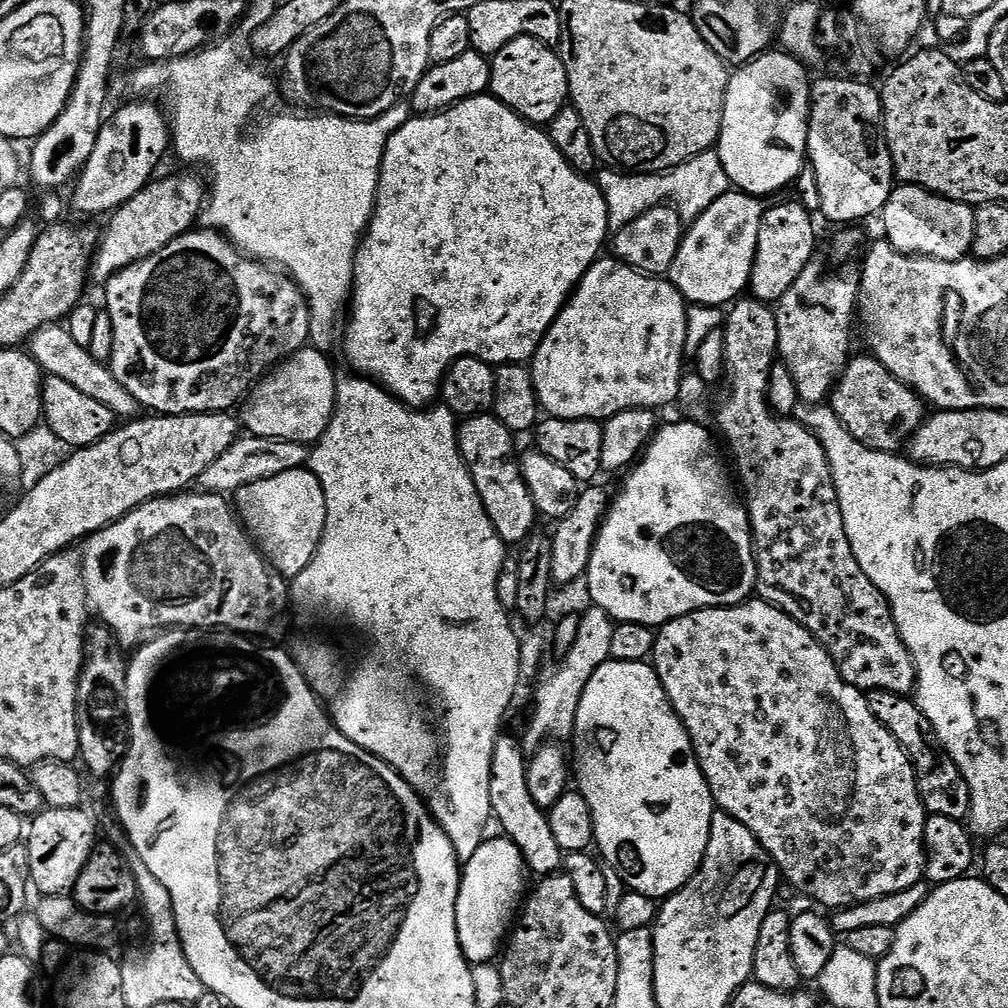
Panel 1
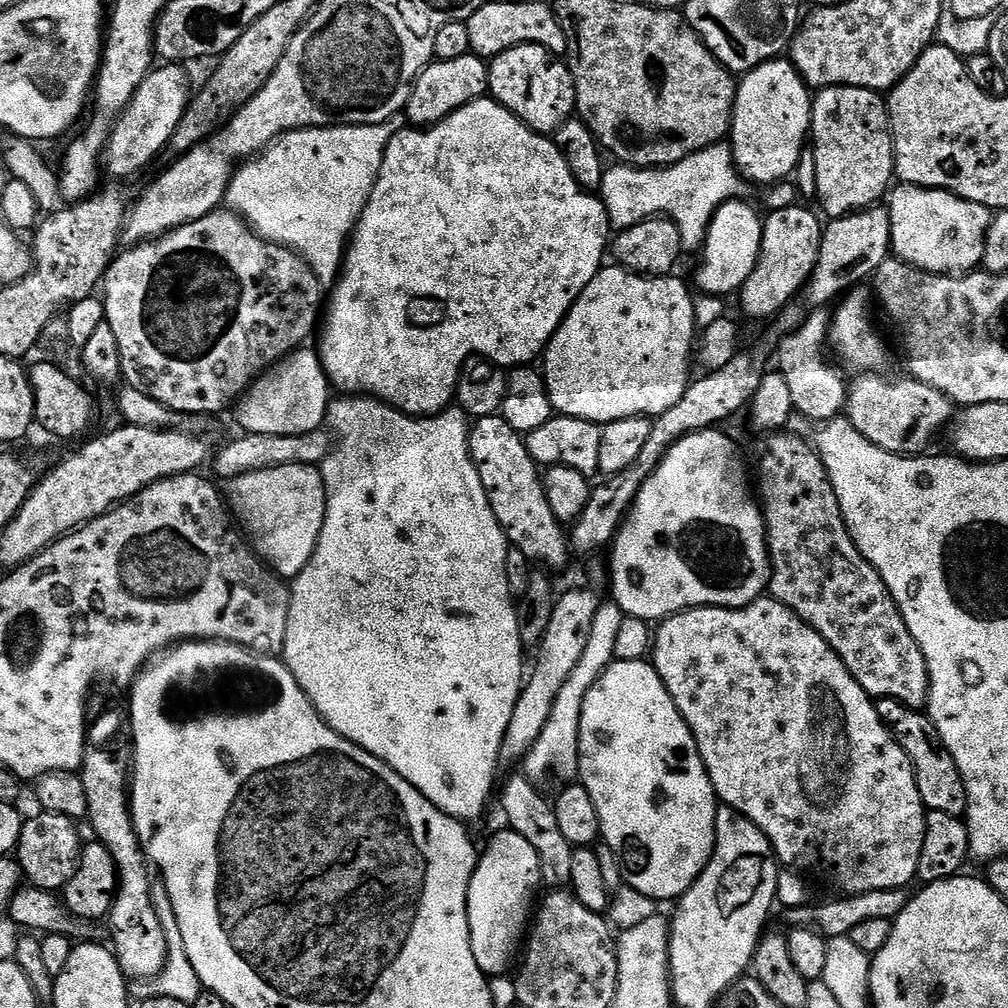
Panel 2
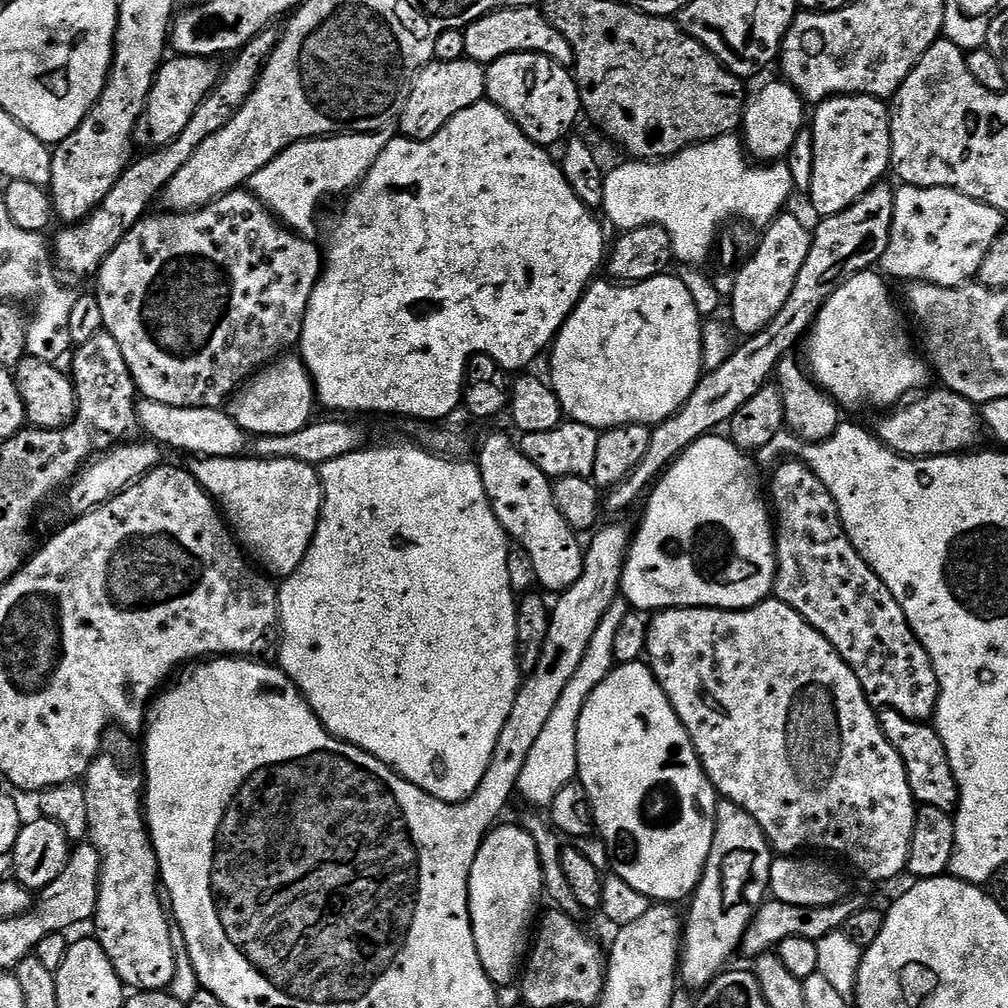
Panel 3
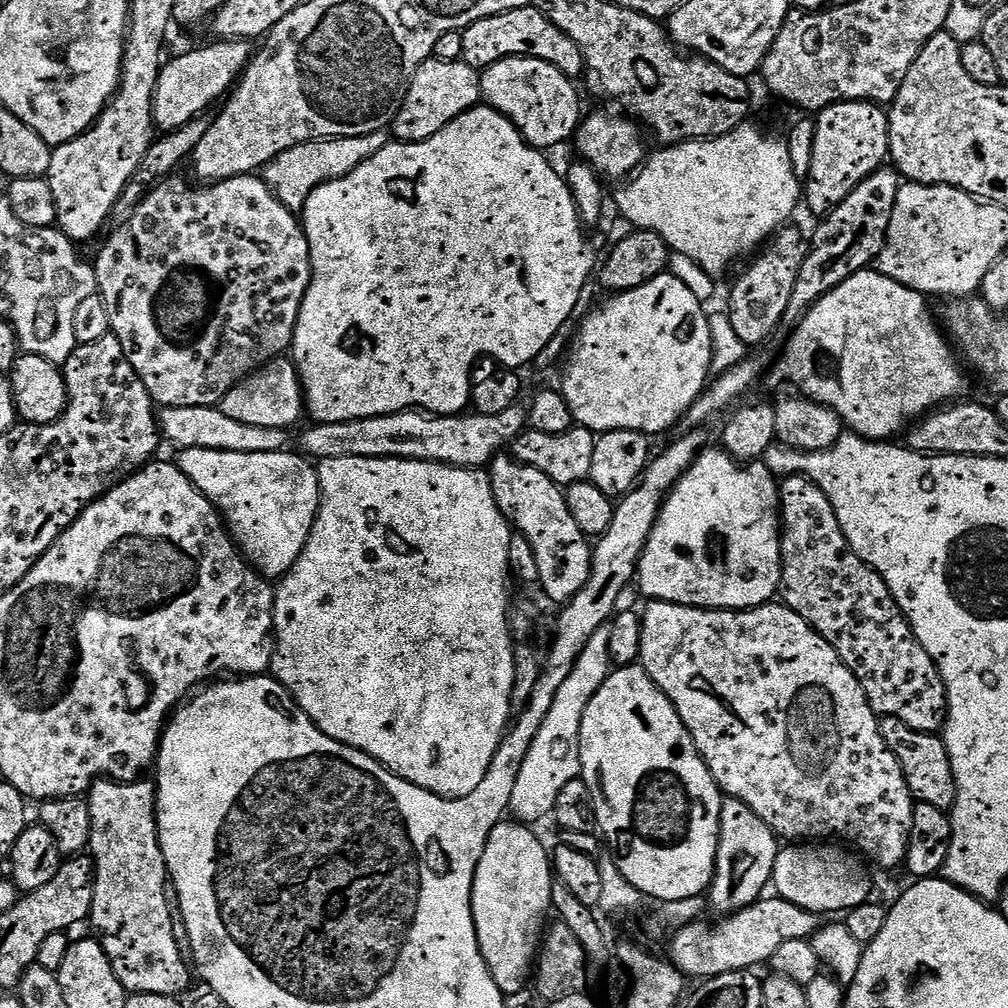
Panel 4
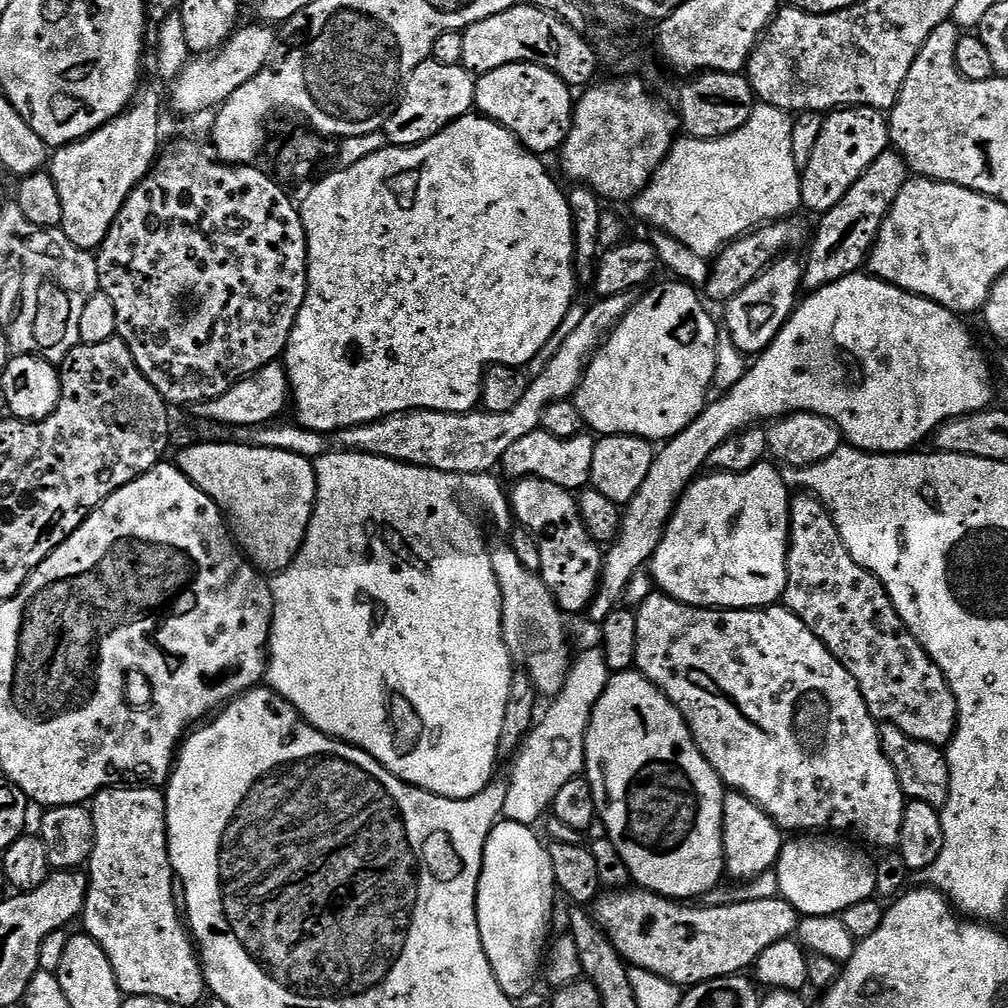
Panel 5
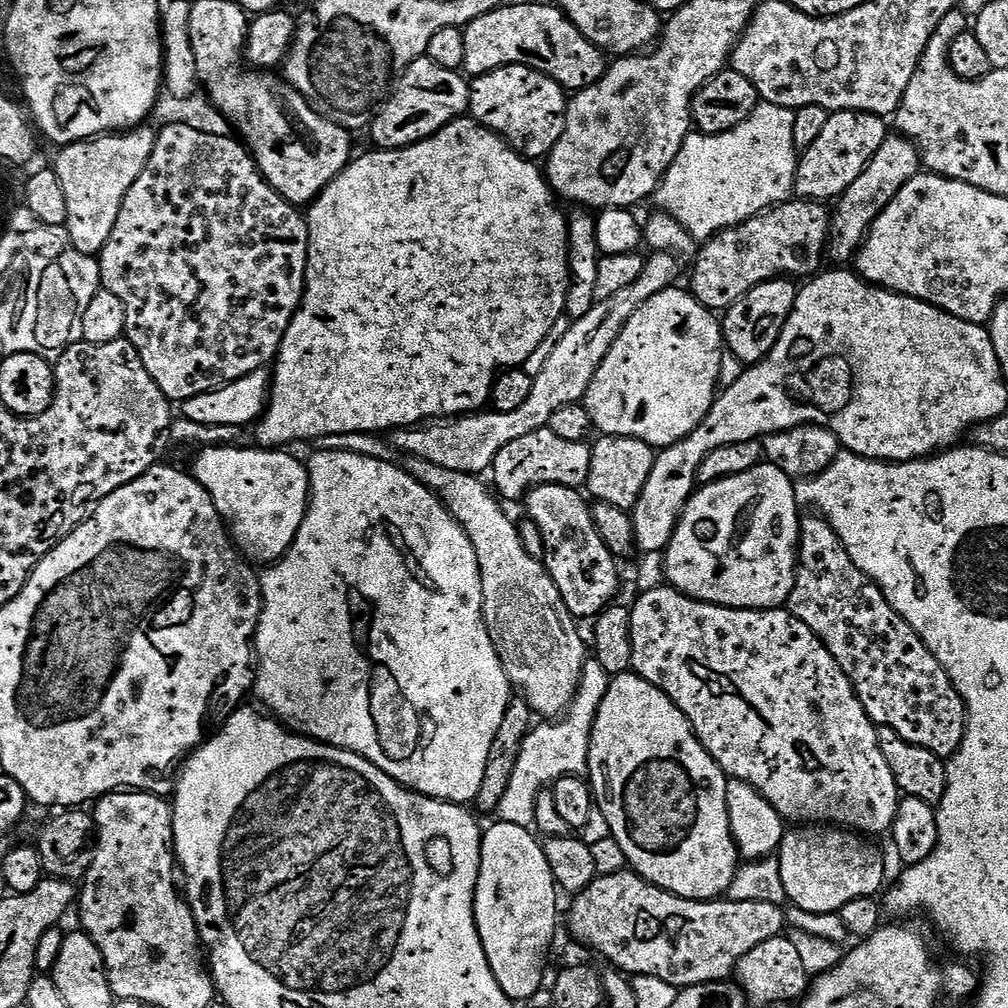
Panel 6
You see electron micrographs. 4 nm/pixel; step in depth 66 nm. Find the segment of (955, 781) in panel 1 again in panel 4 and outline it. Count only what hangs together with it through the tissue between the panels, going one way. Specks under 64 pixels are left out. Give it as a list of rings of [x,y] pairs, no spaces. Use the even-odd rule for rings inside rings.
[[[889,716],[880,720],[880,733],[882,742],[886,742],[890,754],[898,758],[898,766],[902,766],[902,774],[906,778],[906,786],[910,790],[913,801],[916,804],[938,806],[938,810],[943,812],[951,810],[956,804],[956,783],[943,735],[914,730],[906,726],[906,722]]]

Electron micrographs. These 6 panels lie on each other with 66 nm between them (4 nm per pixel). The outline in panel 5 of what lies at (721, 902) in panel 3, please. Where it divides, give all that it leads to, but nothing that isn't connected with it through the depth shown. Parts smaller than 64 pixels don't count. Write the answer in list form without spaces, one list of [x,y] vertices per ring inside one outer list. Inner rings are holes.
[[[731,790],[724,793],[724,866],[729,877],[736,880],[756,880],[763,872],[771,873],[786,840],[782,829],[750,798]]]

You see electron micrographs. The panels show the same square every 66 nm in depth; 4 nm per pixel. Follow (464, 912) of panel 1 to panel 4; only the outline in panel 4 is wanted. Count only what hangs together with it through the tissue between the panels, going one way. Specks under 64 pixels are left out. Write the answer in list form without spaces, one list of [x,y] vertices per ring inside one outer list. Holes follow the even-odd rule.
[[[502,822],[498,827],[490,834],[490,838],[486,842],[486,850],[482,854],[482,858],[478,862],[478,870],[476,871],[476,877],[474,878],[474,886],[472,887],[472,917],[474,918],[474,926],[476,927],[476,937],[478,938],[478,946],[482,950],[482,958],[486,962],[488,967],[488,973],[490,978],[494,978],[494,982],[498,986],[498,990],[503,992],[505,997],[512,998],[516,996],[524,987],[529,987],[530,977],[534,972],[534,965],[536,957],[539,953],[542,943],[542,937],[546,932],[546,923],[544,919],[550,916],[550,909],[552,907],[552,886],[554,883],[554,869],[552,867],[552,861],[550,859],[549,849],[544,849],[544,844],[531,832],[531,827],[525,826],[523,823]]]

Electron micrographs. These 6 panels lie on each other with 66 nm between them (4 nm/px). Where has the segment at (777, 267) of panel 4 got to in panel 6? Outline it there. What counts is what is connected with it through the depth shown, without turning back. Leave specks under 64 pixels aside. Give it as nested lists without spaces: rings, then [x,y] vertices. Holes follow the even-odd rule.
[[[788,278],[762,282],[762,286],[754,286],[750,294],[746,294],[723,313],[722,331],[727,351],[735,355],[745,366],[757,364],[768,357],[770,350],[774,350],[796,301],[798,288],[792,284],[795,283]]]

